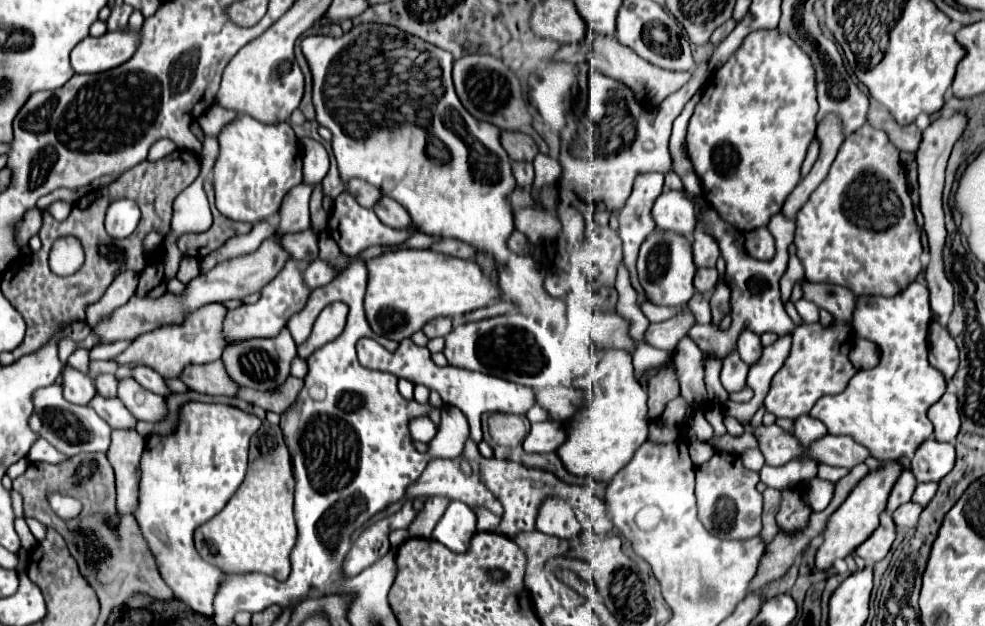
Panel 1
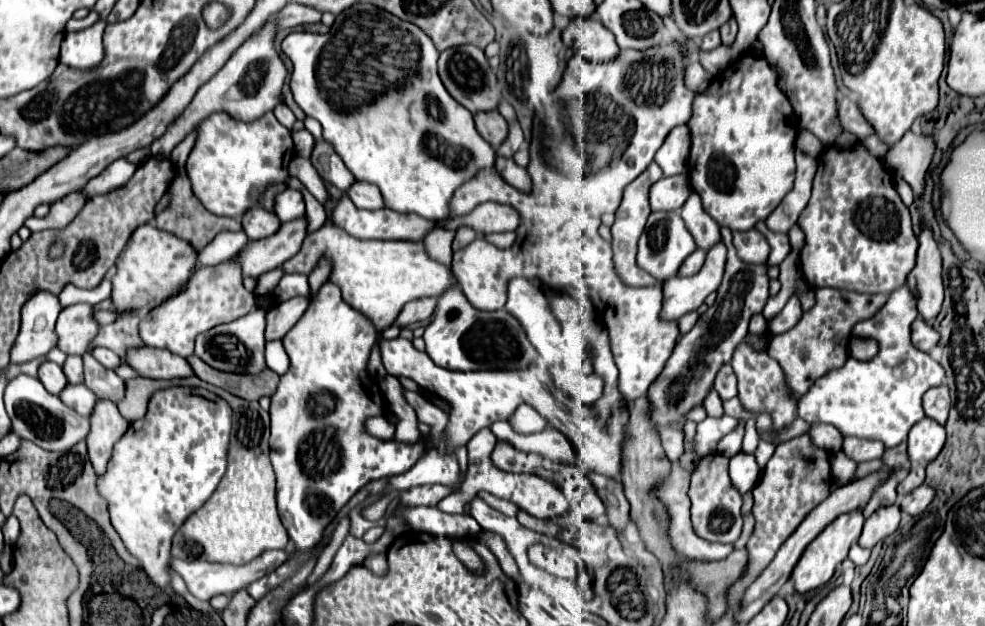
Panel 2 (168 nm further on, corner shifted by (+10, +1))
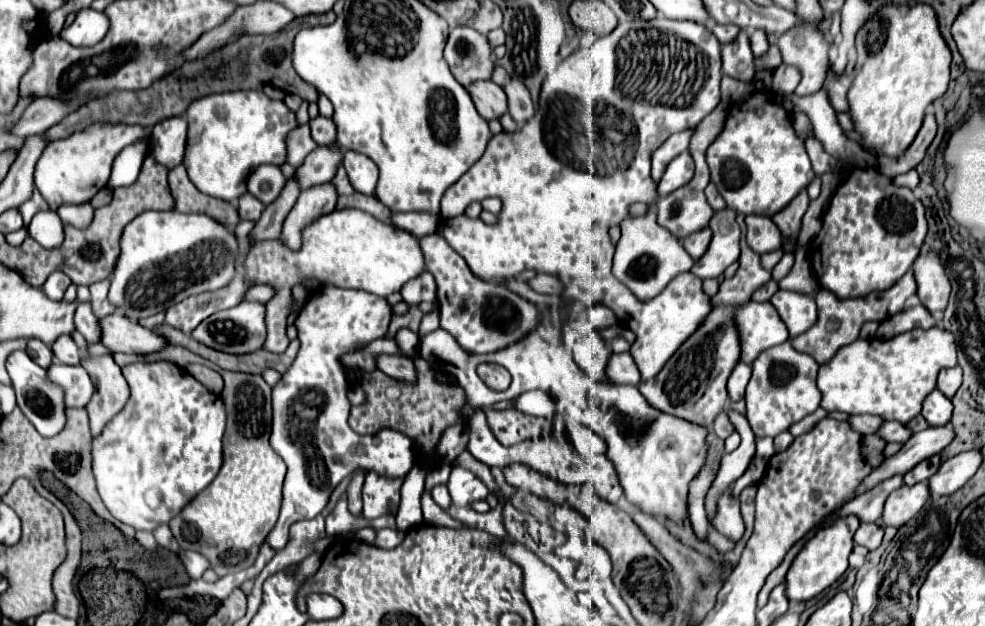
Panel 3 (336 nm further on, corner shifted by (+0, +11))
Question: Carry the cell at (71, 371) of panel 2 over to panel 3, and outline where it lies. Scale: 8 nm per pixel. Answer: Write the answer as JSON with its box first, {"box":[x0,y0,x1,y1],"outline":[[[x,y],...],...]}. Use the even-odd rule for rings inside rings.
{"box":[51,335,81,365],"outline":[[[71,335],[59,337],[59,341],[51,345],[51,351],[55,353],[55,363],[59,361],[63,365],[81,365],[81,353]]]}

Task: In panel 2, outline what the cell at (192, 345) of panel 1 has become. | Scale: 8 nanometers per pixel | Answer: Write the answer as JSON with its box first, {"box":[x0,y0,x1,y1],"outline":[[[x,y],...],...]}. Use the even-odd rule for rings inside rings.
{"box":[139,255,257,357],"outline":[[[237,255],[213,267],[199,267],[179,295],[171,297],[169,301],[147,313],[147,317],[139,325],[143,343],[147,347],[161,347],[169,349],[175,355],[189,357],[193,355],[195,337],[201,331],[209,331],[215,325],[239,319],[247,315],[251,309],[255,309],[257,299],[243,287],[241,267],[237,267],[233,259],[237,259]]]}

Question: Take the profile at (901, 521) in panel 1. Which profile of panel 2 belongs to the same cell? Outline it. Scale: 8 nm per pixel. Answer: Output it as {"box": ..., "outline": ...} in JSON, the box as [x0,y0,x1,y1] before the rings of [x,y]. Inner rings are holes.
{"box":[901,483,937,517],"outline":[[[923,483],[913,493],[909,493],[907,497],[903,497],[901,509],[903,509],[903,513],[909,513],[909,515],[915,517],[915,515],[919,515],[919,513],[923,513],[927,509],[927,505],[935,499],[935,495],[937,495],[937,491],[931,485]]]}

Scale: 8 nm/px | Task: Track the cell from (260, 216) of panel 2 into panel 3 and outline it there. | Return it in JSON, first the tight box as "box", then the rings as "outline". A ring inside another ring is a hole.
{"box":[239,193,265,221],"outline":[[[245,193],[241,199],[239,199],[239,217],[241,219],[249,219],[249,221],[259,221],[259,217],[263,215],[265,211],[265,205],[253,197],[251,193]]]}

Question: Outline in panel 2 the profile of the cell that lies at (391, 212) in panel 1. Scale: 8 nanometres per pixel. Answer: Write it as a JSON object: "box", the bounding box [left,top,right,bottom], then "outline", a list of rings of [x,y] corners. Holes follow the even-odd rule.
{"box":[347,181,383,209],"outline":[[[357,181],[353,187],[349,187],[347,197],[353,201],[353,205],[357,205],[359,209],[383,209],[383,197],[377,185],[373,183],[365,183],[365,181]]]}

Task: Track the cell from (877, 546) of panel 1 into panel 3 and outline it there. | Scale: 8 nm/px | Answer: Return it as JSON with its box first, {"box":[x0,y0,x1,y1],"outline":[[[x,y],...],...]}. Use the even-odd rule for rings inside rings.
{"box":[883,483,929,527],"outline":[[[917,483],[917,485],[903,485],[897,491],[893,491],[887,497],[885,509],[883,509],[883,525],[891,527],[901,527],[905,525],[927,501],[929,489],[927,483]]]}

